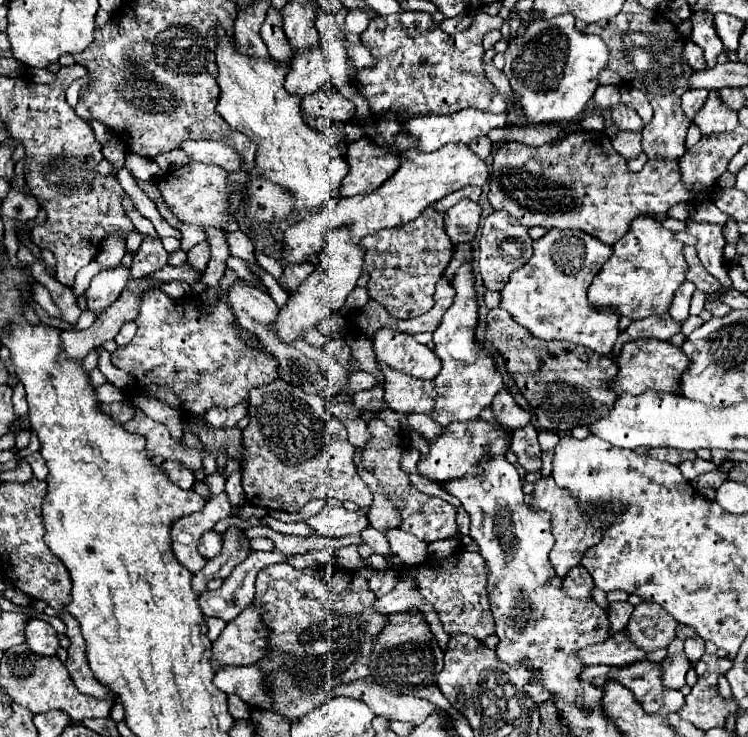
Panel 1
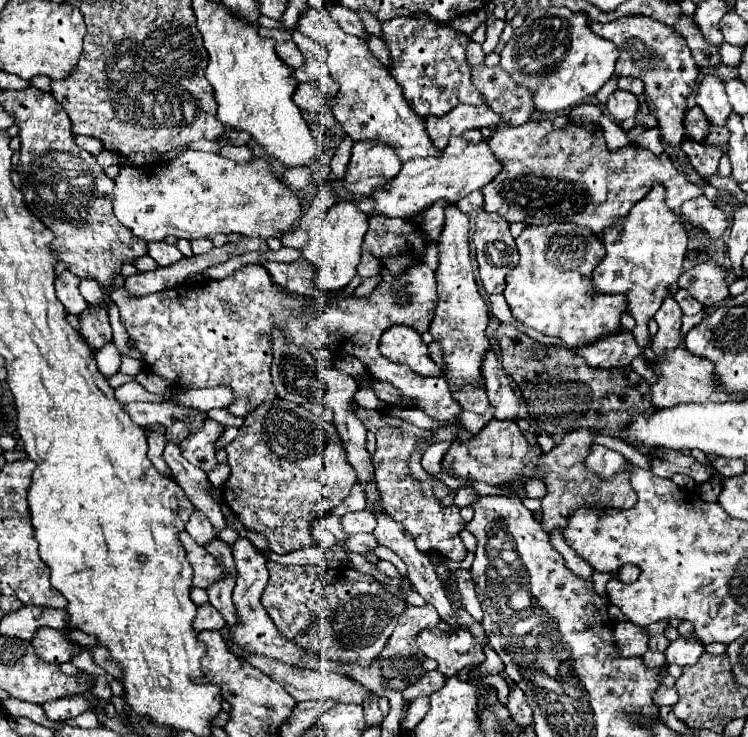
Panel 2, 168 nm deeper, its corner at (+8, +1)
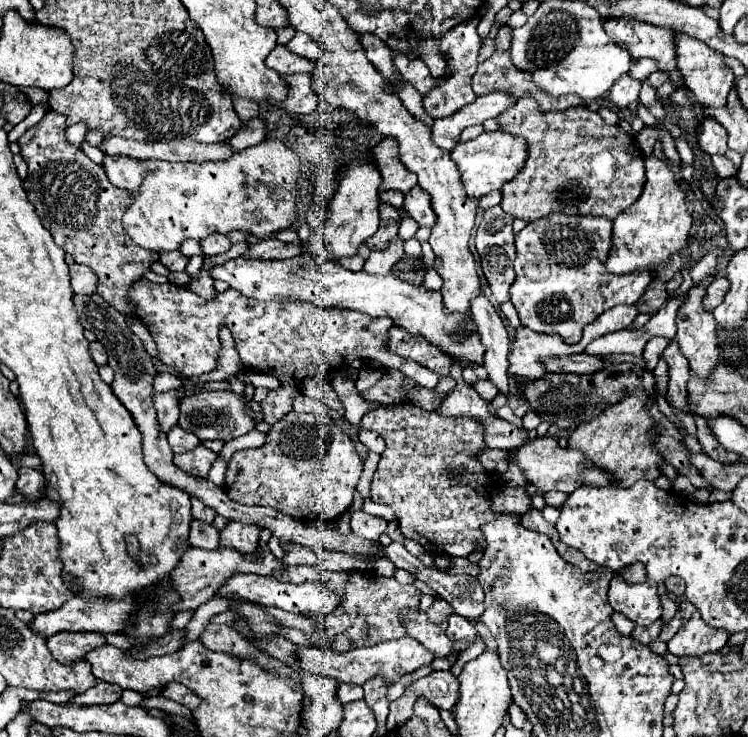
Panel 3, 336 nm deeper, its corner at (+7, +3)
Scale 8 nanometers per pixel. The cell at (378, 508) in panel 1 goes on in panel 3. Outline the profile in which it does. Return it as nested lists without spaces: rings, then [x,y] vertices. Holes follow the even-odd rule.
[[[451,614],[449,628],[445,630],[445,634],[449,634],[449,638],[455,638],[455,642],[461,642],[461,652],[467,650],[477,640],[475,626],[457,614]]]

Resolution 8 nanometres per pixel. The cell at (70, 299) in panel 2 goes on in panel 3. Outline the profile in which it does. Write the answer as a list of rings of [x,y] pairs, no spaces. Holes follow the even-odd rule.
[[[73,264],[71,270],[71,286],[75,294],[93,294],[97,290],[97,274],[89,266]]]

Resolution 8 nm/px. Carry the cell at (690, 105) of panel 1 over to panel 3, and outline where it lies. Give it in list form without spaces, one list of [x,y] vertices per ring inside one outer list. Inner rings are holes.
[[[705,118],[701,124],[699,146],[707,154],[725,154],[727,152],[727,132],[715,120]]]

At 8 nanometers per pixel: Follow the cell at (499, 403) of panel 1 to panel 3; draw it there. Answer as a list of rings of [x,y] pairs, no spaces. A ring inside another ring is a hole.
[[[479,294],[471,302],[471,316],[477,322],[477,330],[481,334],[481,342],[485,350],[485,368],[491,376],[491,382],[499,388],[499,392],[509,392],[509,374],[507,374],[507,354],[509,354],[509,338],[507,330],[495,310],[495,306]]]

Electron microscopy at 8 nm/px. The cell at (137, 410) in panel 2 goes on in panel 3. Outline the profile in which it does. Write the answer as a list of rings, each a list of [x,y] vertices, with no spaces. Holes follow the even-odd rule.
[[[217,390],[217,392],[199,392],[181,400],[181,416],[179,426],[187,432],[193,432],[199,440],[223,440],[229,442],[237,436],[247,434],[255,428],[255,420],[245,414],[247,400],[243,394],[235,394],[233,390]]]

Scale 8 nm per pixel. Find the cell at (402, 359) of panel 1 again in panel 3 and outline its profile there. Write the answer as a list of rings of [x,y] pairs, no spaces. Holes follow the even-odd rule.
[[[393,326],[389,330],[389,334],[391,334],[391,340],[389,340],[389,350],[391,352],[415,360],[415,362],[419,362],[421,366],[433,370],[439,376],[443,376],[443,374],[449,376],[451,358],[443,356],[443,352],[437,346],[429,344],[427,340],[413,338],[413,336],[409,336],[405,330],[401,330],[397,326]]]

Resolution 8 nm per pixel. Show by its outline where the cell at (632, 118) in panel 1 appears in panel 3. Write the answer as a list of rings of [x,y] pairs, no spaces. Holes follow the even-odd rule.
[[[623,74],[613,86],[611,86],[611,102],[619,108],[627,108],[629,104],[639,100],[639,90],[641,90],[641,82],[631,78],[629,74]]]

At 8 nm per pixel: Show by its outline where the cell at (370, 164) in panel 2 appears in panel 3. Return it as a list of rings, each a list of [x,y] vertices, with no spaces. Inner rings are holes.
[[[383,138],[375,148],[371,148],[371,154],[383,176],[381,190],[399,190],[405,194],[417,184],[417,176],[399,160],[399,144],[395,138]]]

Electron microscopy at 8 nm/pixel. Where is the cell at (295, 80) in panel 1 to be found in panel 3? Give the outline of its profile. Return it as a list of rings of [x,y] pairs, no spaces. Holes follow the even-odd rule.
[[[297,32],[289,42],[287,42],[287,48],[311,62],[317,62],[317,58],[321,56],[321,48],[317,46],[317,42],[313,42],[313,38],[309,38],[307,34],[301,34]]]

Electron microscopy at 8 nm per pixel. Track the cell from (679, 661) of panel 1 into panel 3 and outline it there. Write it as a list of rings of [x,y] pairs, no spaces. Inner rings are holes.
[[[695,612],[667,644],[667,650],[679,658],[701,656],[705,652],[721,650],[727,644],[727,640],[729,634],[725,634],[725,630],[713,630],[701,620],[699,612]]]

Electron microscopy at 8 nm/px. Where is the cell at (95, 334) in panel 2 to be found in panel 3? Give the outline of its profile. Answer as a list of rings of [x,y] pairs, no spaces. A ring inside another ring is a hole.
[[[93,342],[93,344],[89,346],[89,352],[91,352],[91,358],[93,358],[93,362],[95,362],[97,366],[105,366],[105,364],[107,364],[107,354],[105,354],[103,344]]]

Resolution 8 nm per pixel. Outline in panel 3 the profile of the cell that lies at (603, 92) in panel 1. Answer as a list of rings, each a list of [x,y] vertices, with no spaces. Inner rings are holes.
[[[641,58],[631,70],[629,70],[629,76],[633,74],[633,78],[637,78],[637,80],[643,80],[643,76],[649,76],[649,74],[653,74],[653,72],[657,72],[659,70],[659,64],[657,64],[657,60],[651,60],[651,58]]]

